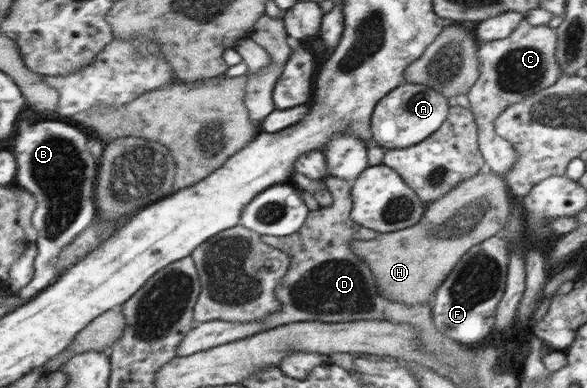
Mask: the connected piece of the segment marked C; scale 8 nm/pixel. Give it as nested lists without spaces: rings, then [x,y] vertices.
[[[526,19],[506,38],[483,43],[478,51],[479,77],[467,93],[470,109],[476,116],[480,129],[480,149],[489,170],[500,175],[509,171],[518,158],[517,149],[496,133],[496,120],[510,105],[522,102],[534,94],[553,87],[561,78],[557,48],[560,46],[558,32],[548,25],[532,26]]]

